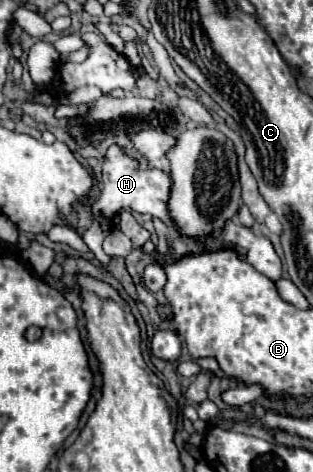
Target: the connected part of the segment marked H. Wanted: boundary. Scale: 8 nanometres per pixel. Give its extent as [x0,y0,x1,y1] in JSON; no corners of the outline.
[91,144,175,228]

